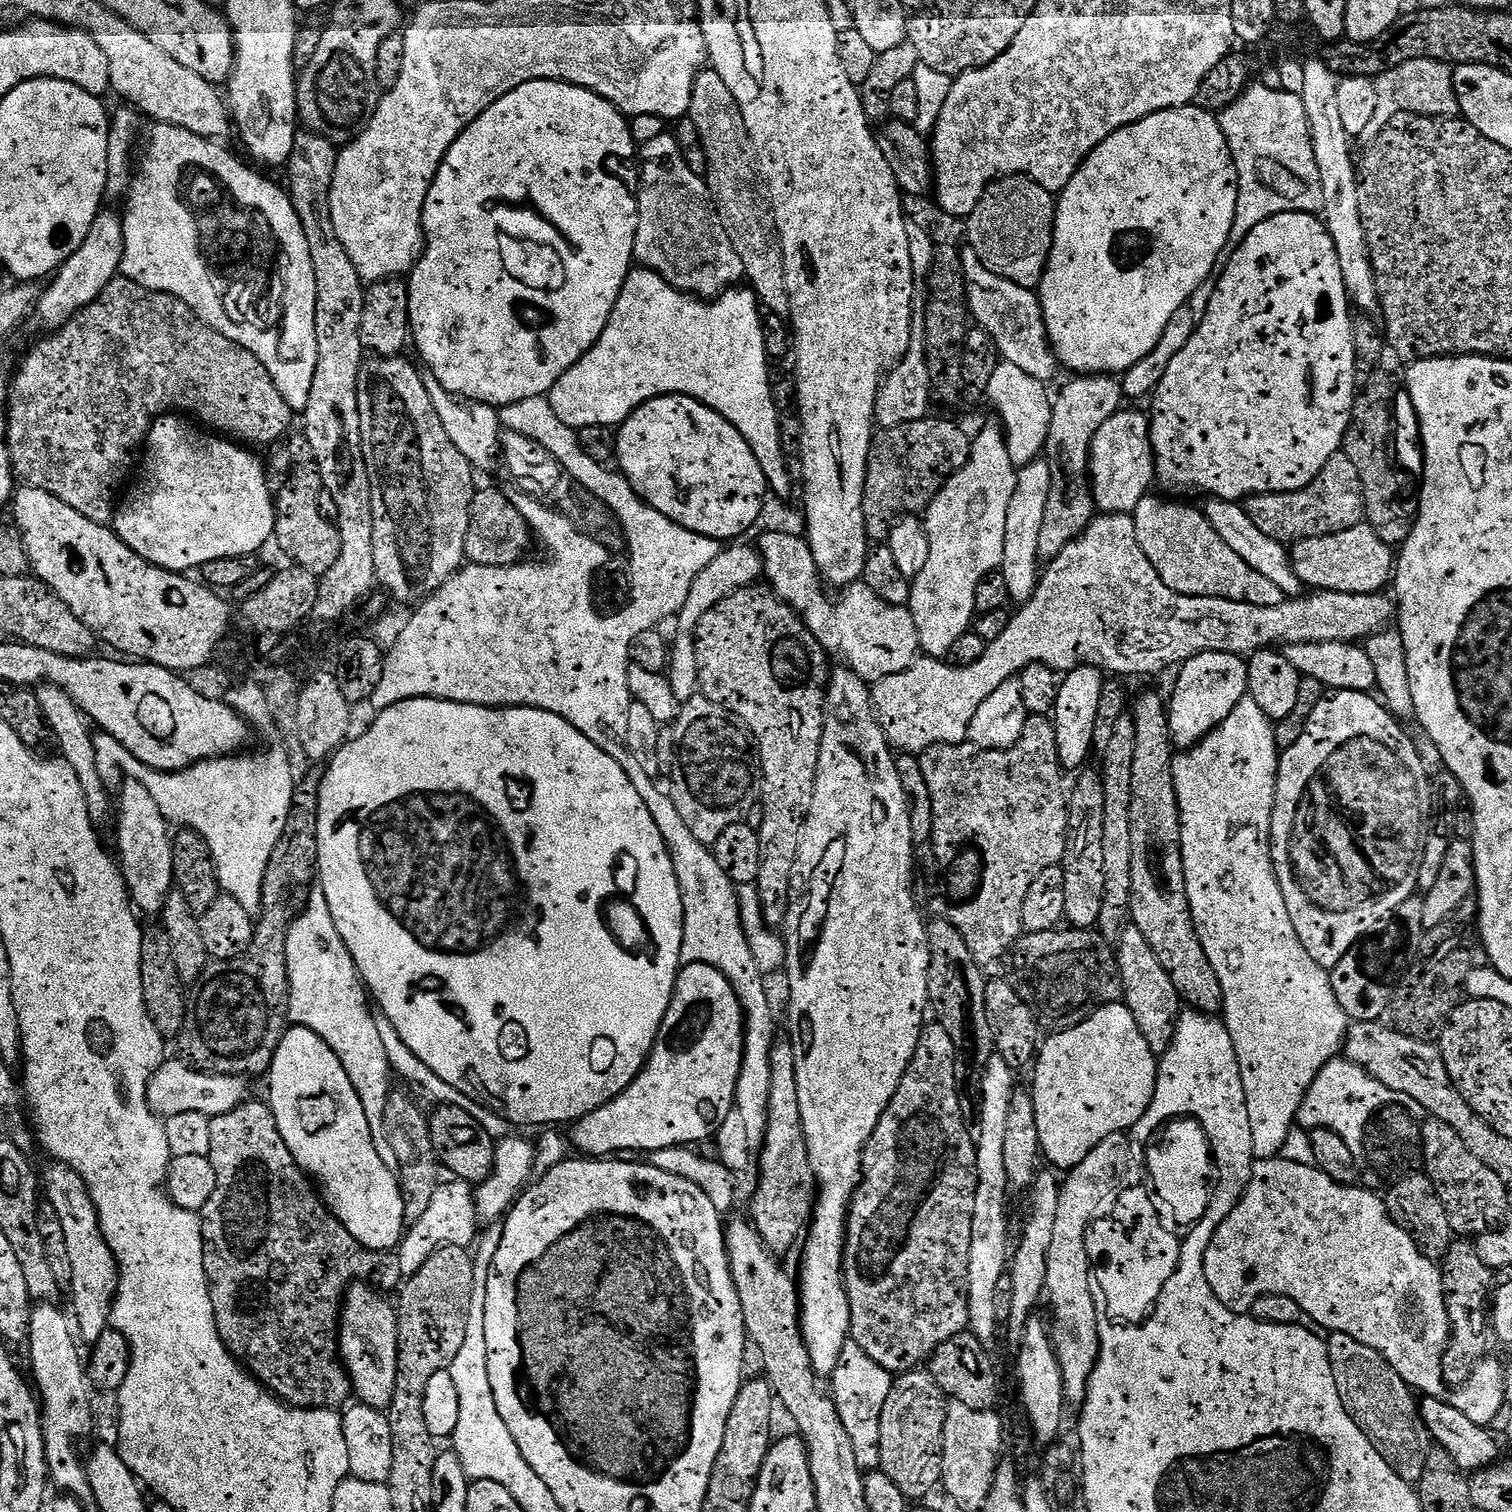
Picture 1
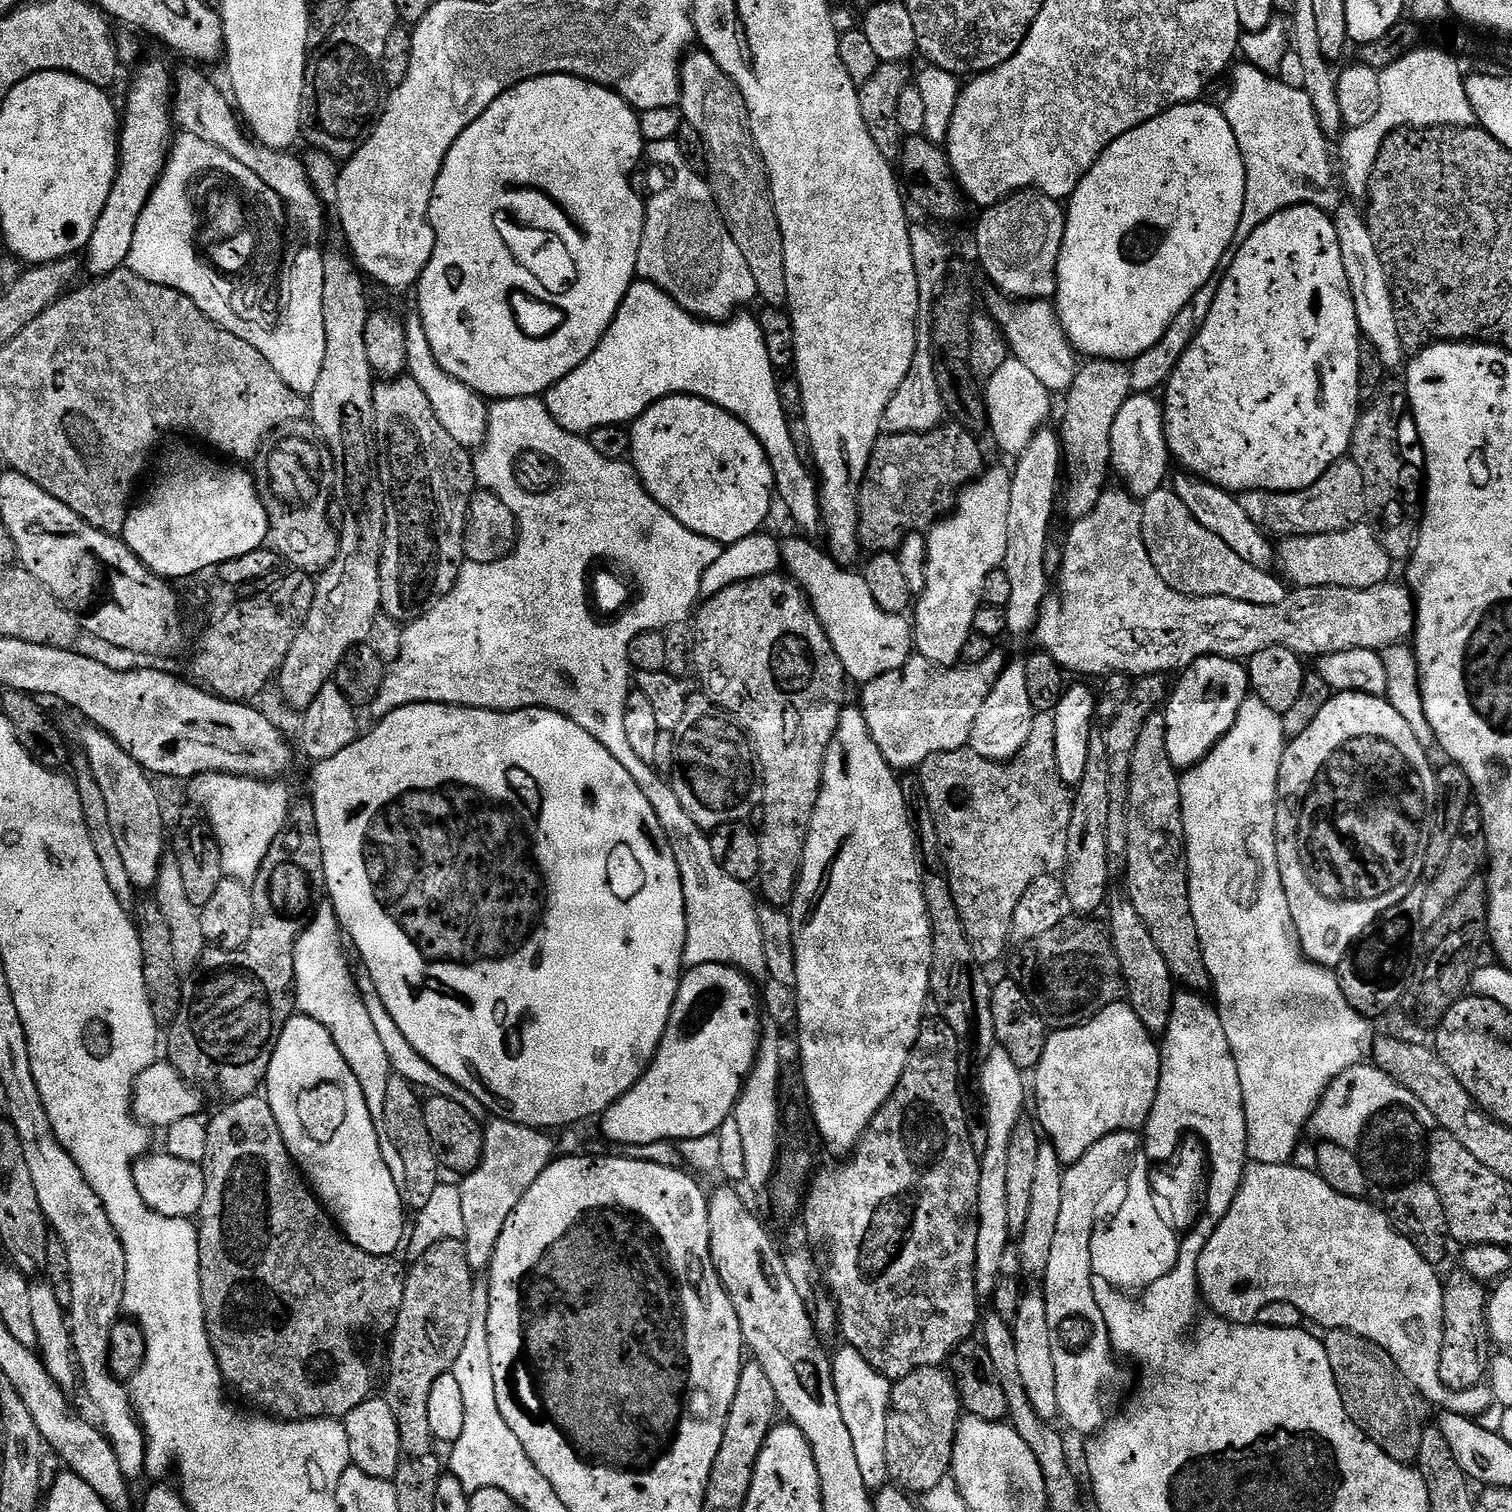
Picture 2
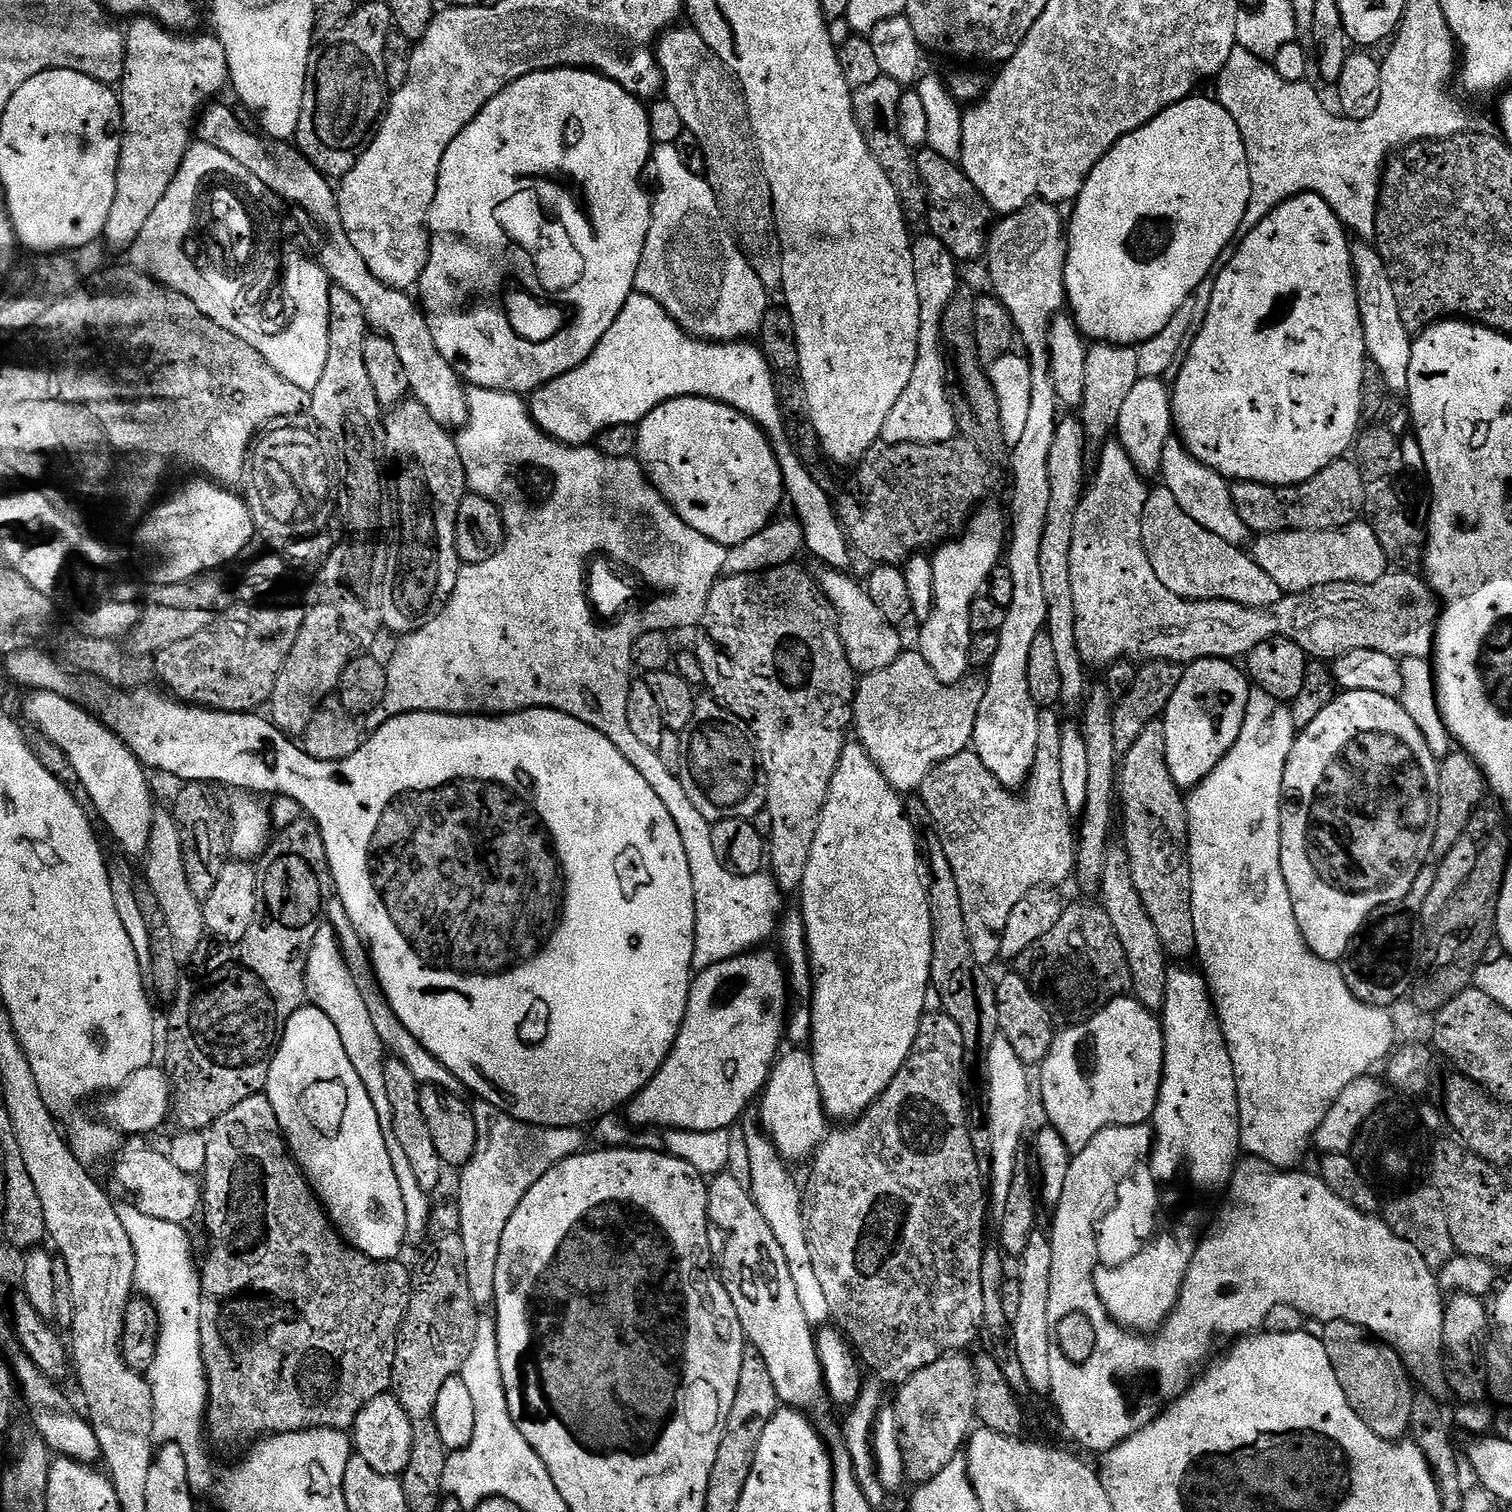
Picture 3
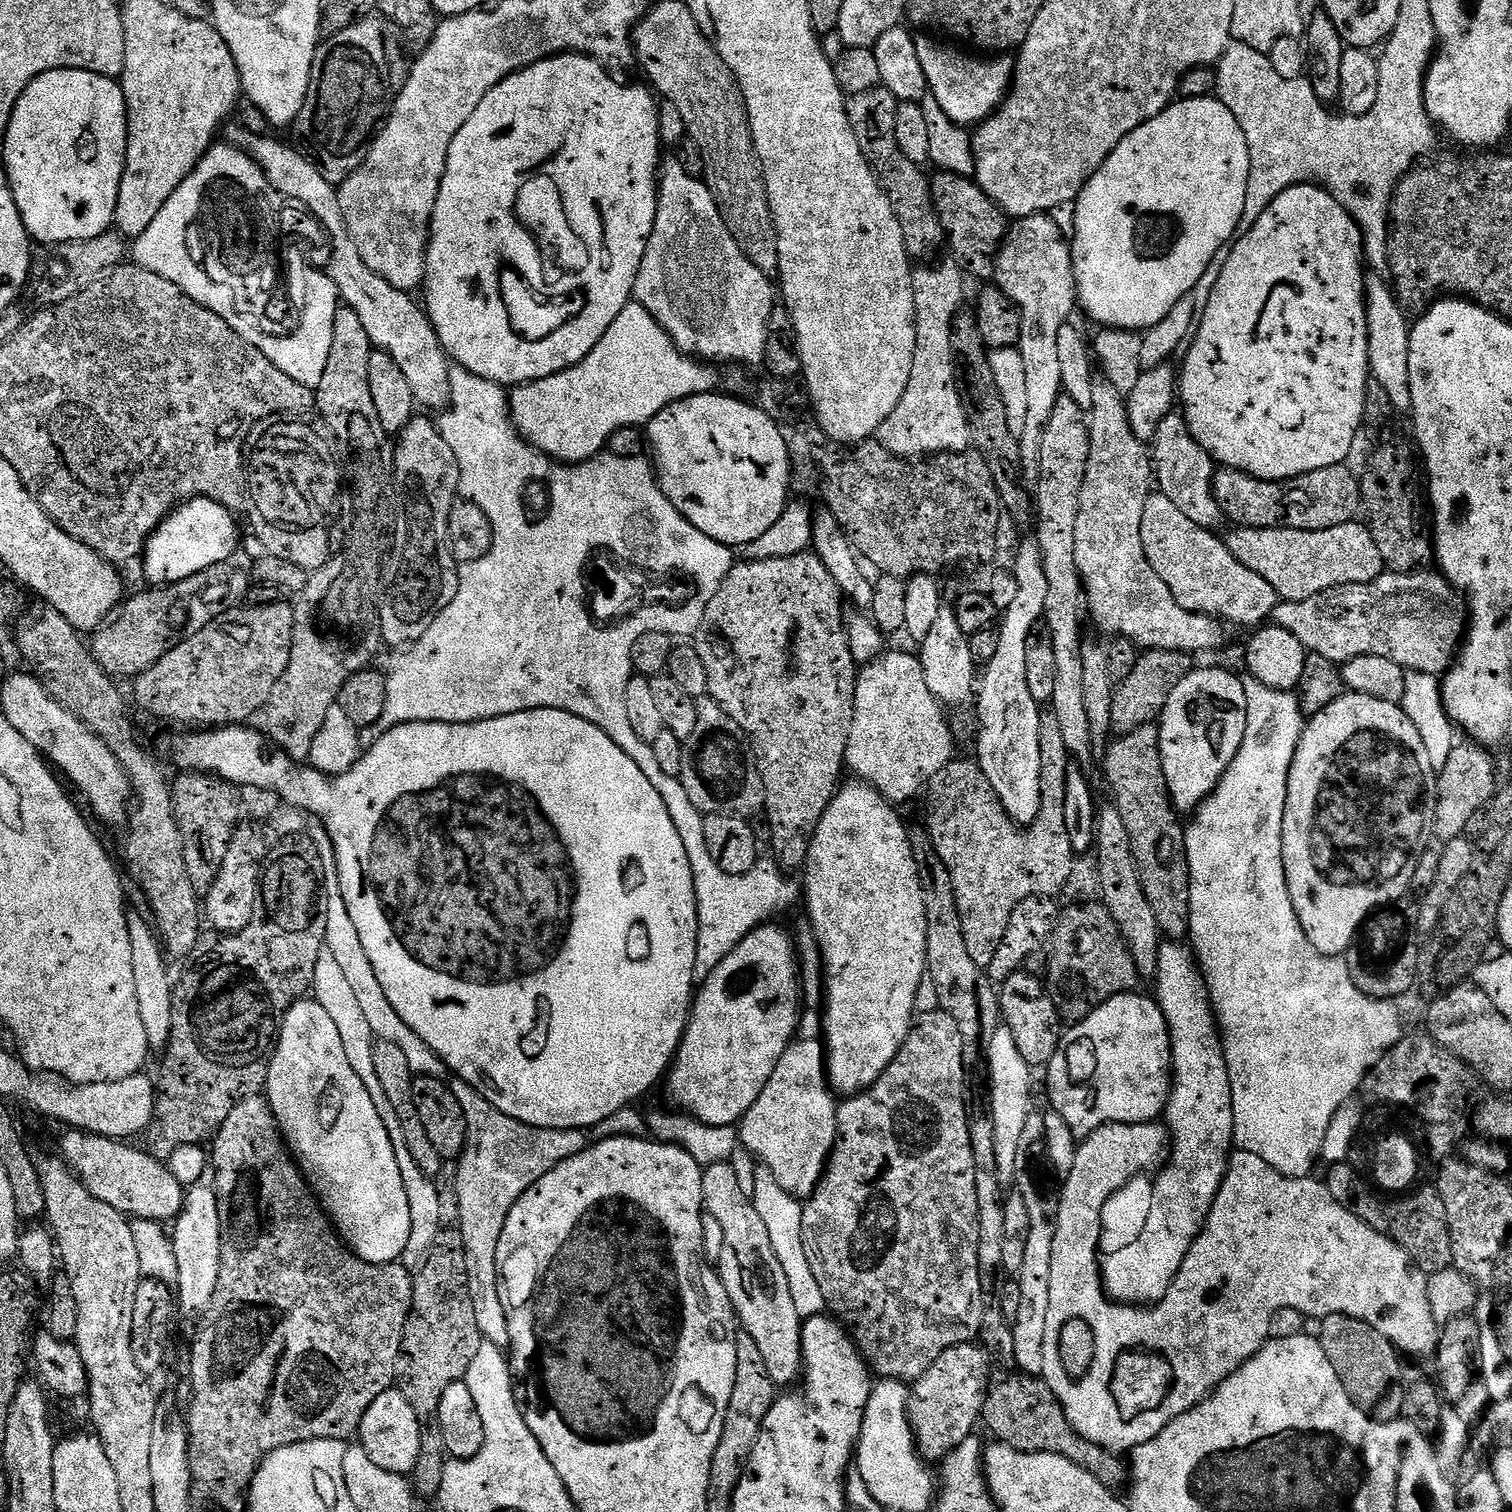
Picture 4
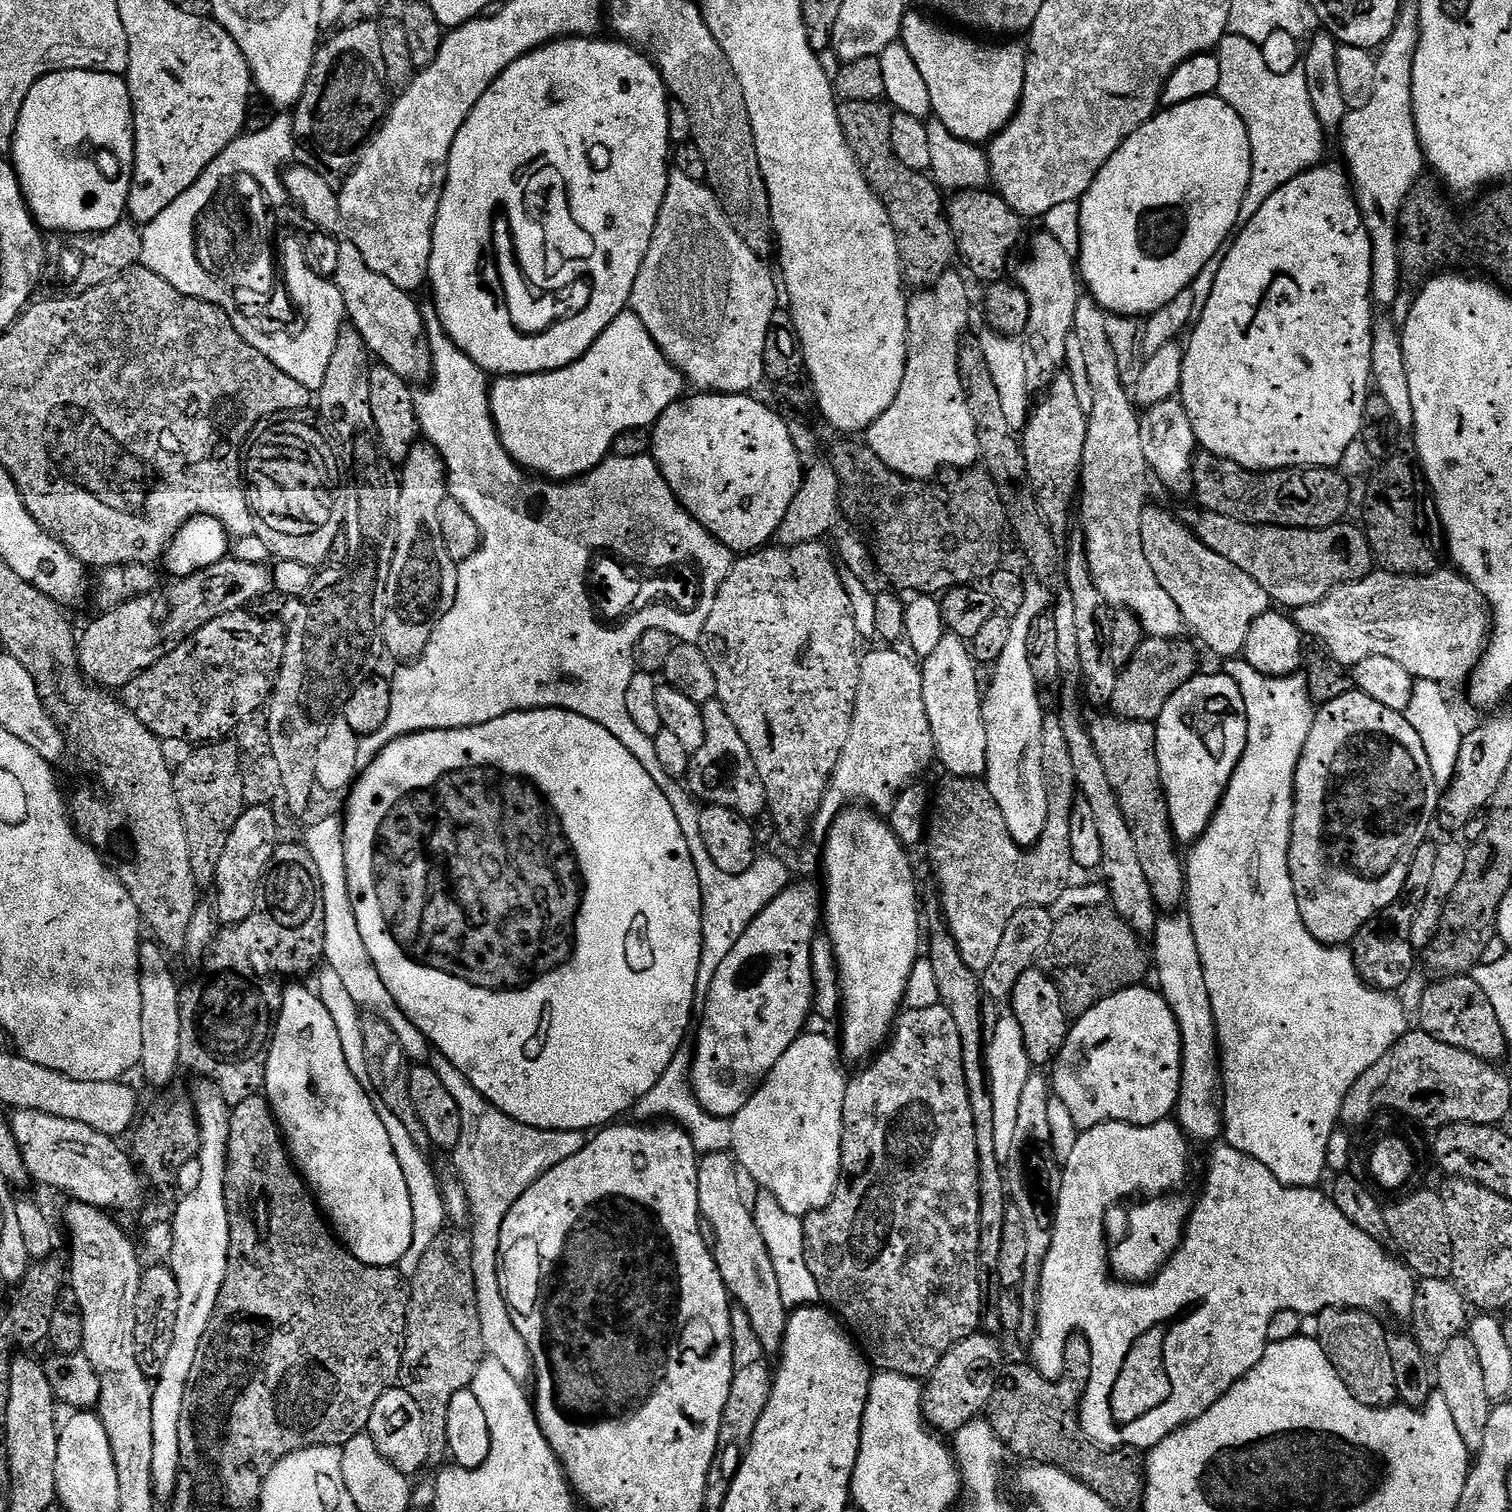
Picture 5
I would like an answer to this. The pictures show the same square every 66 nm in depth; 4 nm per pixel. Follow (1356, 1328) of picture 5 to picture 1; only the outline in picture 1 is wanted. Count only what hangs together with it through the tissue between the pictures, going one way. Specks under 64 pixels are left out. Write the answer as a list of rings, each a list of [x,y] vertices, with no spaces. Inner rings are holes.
[[[1333,1332],[1327,1337],[1328,1357],[1330,1358],[1330,1370],[1334,1370],[1334,1386],[1338,1386],[1338,1398],[1342,1398],[1342,1406],[1354,1418],[1354,1422],[1370,1438],[1370,1442],[1382,1454],[1382,1458],[1402,1478],[1407,1484],[1415,1485],[1422,1478],[1426,1470],[1426,1458],[1434,1447],[1434,1441],[1428,1435],[1428,1427],[1424,1424],[1424,1419],[1420,1416],[1420,1405],[1418,1396],[1413,1389],[1408,1387],[1408,1383],[1378,1354],[1378,1350],[1370,1350],[1370,1346],[1362,1346],[1362,1342],[1357,1342],[1355,1338],[1350,1338],[1350,1334]]]

